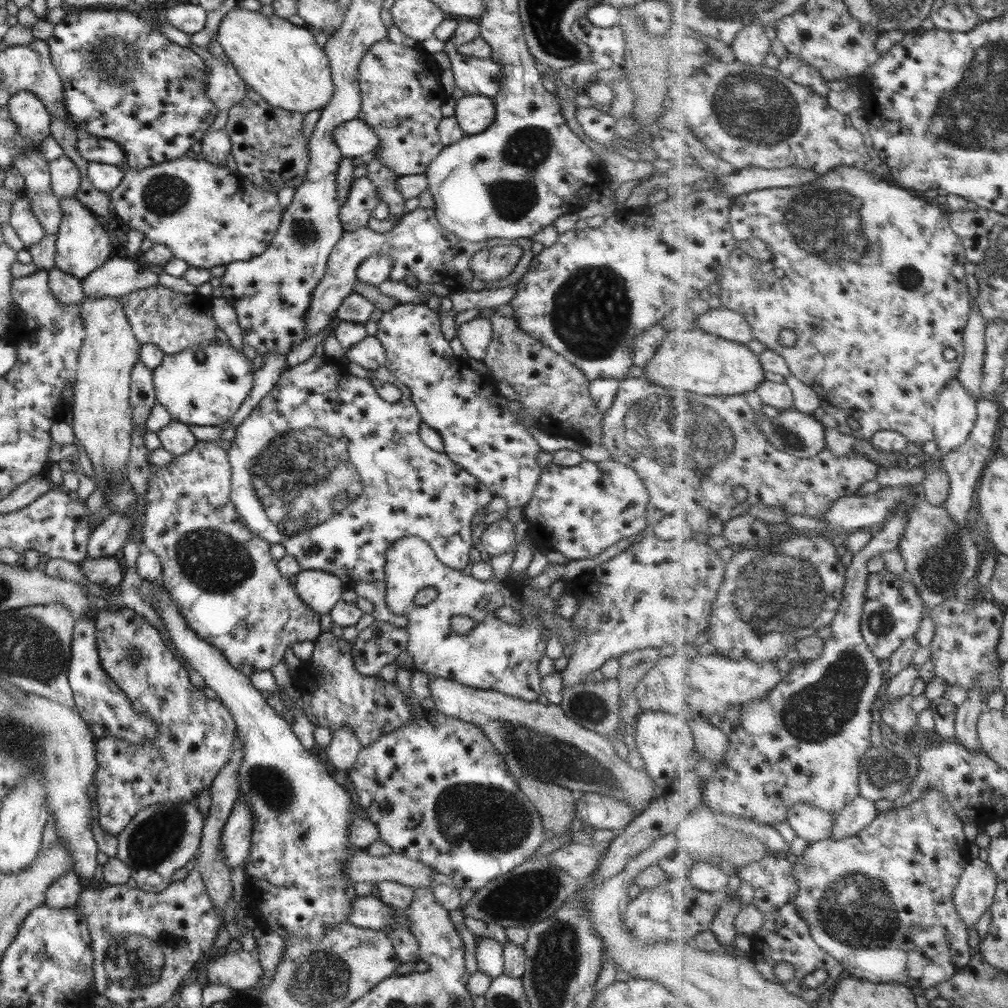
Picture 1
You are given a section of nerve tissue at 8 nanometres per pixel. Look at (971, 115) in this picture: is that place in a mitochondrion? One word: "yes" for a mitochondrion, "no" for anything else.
yes

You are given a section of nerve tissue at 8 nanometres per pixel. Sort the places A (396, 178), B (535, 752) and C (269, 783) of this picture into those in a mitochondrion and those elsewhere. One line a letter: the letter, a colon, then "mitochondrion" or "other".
A: other
B: mitochondrion
C: mitochondrion

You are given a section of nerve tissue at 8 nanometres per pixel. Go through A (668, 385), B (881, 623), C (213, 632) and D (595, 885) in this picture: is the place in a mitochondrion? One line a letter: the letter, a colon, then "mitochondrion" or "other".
A: mitochondrion
B: mitochondrion
C: other
D: other

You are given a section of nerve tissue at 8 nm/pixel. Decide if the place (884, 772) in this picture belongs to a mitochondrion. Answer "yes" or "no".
yes

